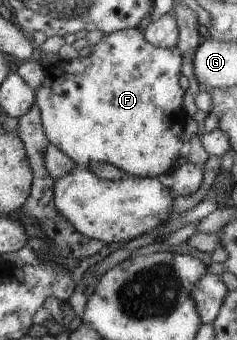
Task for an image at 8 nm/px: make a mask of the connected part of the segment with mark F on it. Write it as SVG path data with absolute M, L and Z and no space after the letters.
M129 28L110 34L104 34L100 43L93 47L93 53L86 58L79 57L74 61L65 62L58 60L45 68L45 79L38 92L35 102L41 112L41 125L49 144L58 147L61 152L66 153L78 167L88 168L94 163L106 163L114 165L117 169L132 176L156 177L162 174L169 174L181 162L180 149L184 143L184 126L189 117L182 105L184 90L178 84L182 67L182 56L178 53L177 47L170 49L158 48L144 40L143 33L137 28Z

